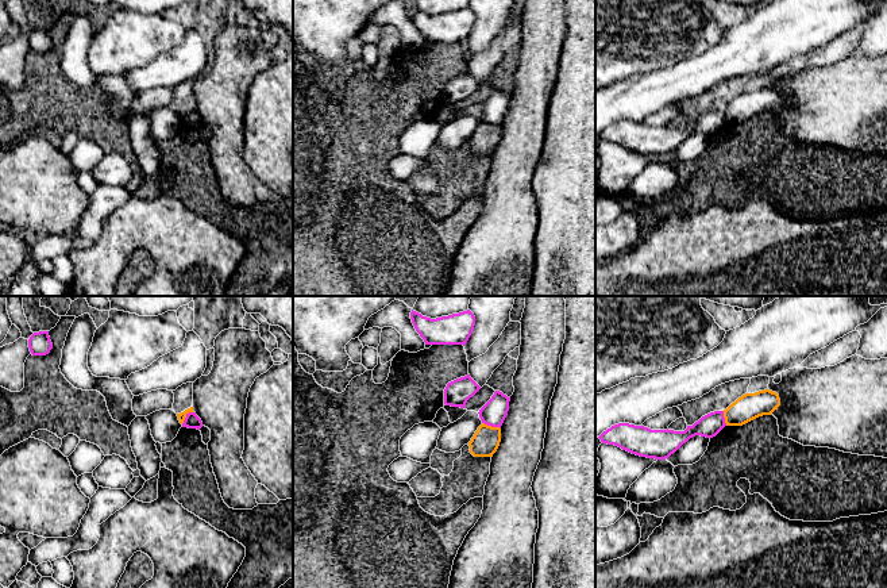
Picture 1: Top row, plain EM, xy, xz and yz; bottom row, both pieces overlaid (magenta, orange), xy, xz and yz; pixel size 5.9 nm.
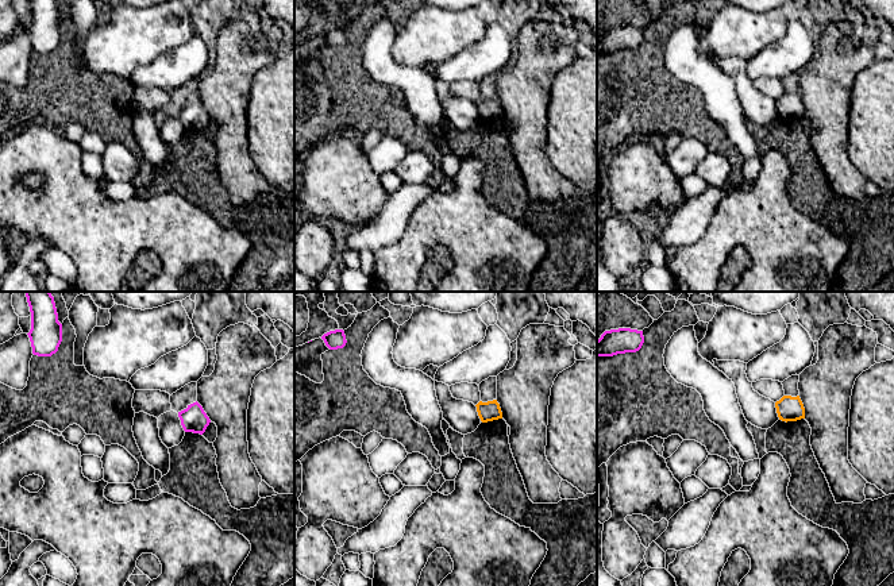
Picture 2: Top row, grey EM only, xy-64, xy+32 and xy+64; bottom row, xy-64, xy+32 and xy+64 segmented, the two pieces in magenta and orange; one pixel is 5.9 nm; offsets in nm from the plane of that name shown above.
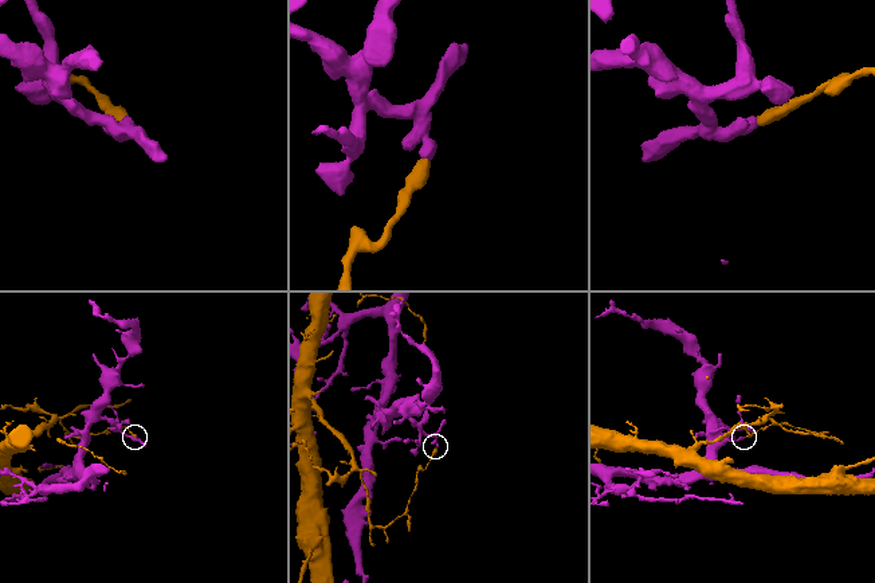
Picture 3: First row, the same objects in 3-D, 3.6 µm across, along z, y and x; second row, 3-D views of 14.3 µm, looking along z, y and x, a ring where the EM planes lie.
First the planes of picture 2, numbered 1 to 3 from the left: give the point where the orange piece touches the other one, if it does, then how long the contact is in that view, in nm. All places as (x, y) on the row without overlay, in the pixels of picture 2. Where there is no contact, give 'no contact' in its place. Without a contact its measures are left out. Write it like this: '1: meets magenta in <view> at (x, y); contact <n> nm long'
1: no contact
2: no contact
3: no contact

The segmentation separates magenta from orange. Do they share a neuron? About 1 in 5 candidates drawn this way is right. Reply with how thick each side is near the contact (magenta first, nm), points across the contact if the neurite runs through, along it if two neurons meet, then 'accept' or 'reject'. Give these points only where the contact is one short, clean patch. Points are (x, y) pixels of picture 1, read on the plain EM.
150 nm thick on the magenta side, 160 nm on the other; border along xz (482, 119), (500, 126); reject

